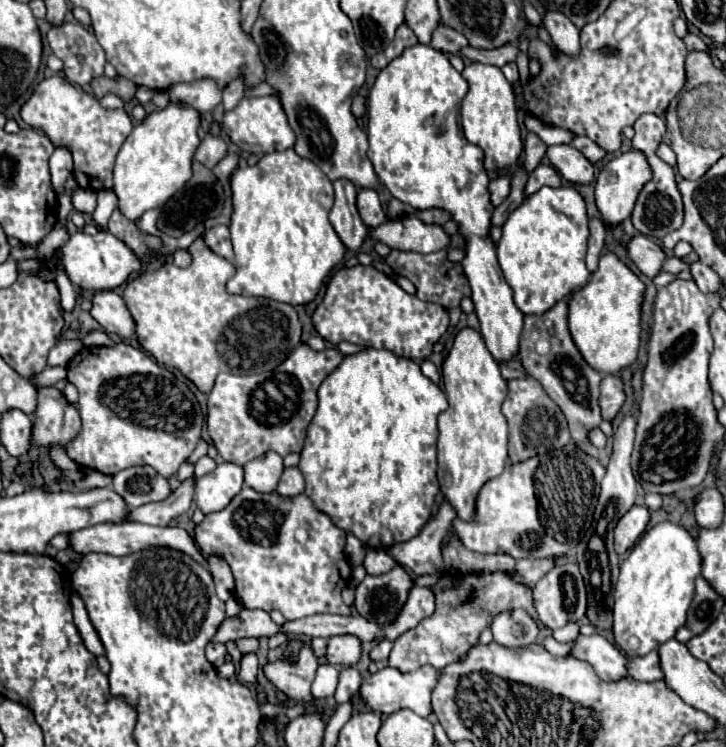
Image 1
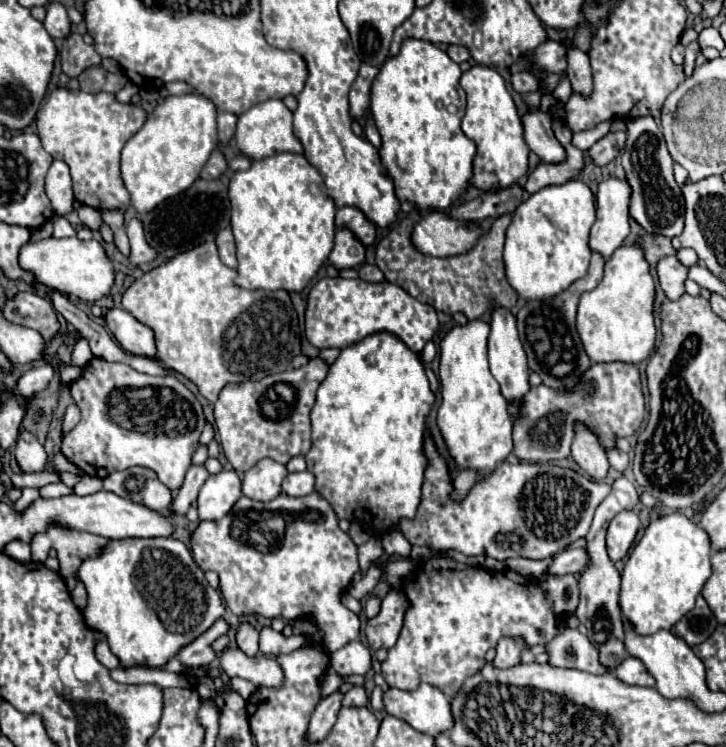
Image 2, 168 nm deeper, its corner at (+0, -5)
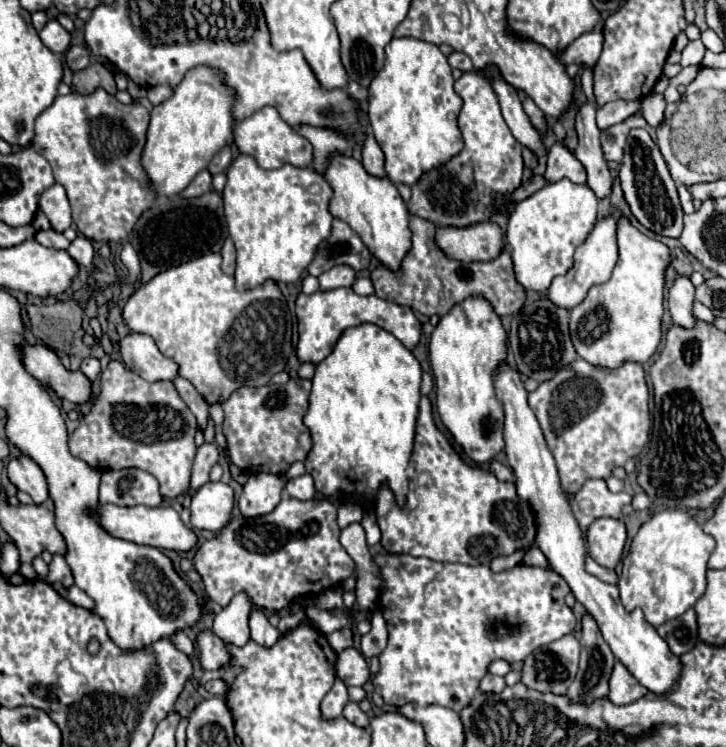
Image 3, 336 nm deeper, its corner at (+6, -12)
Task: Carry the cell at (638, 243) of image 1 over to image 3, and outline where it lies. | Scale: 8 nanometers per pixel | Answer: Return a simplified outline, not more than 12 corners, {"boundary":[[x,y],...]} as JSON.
{"boundary":[[677,276],[669,288],[675,324],[693,326],[695,286]]}

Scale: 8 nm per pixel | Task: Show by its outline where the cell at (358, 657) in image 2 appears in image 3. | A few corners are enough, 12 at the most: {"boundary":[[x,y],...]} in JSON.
{"boundary":[[347,648],[337,656],[335,676],[345,686],[363,686],[369,666]]}

